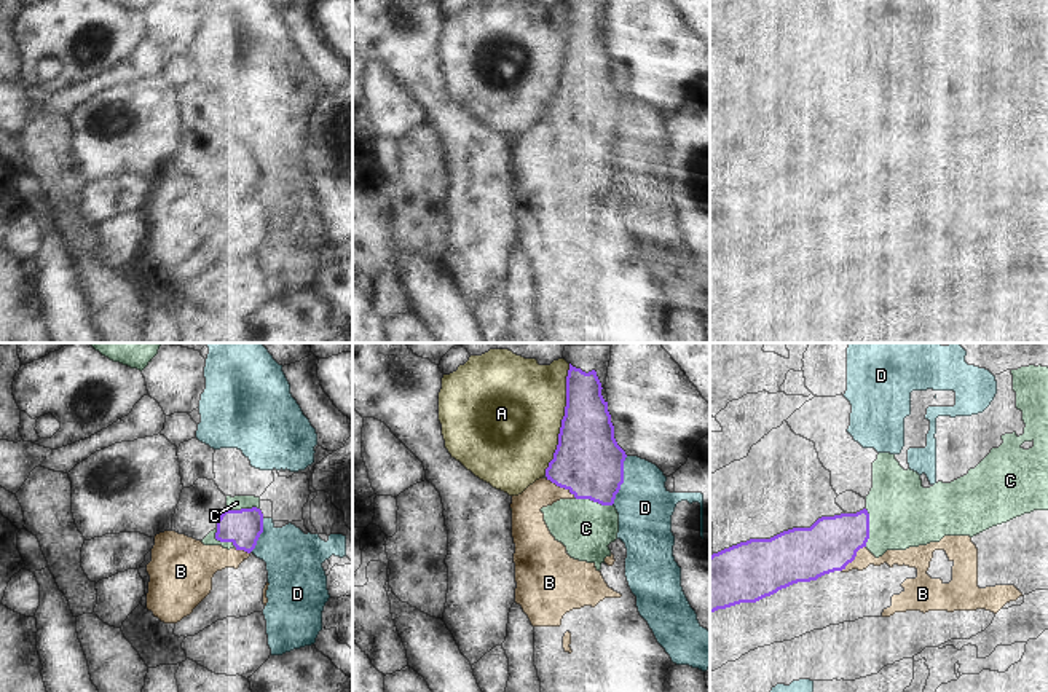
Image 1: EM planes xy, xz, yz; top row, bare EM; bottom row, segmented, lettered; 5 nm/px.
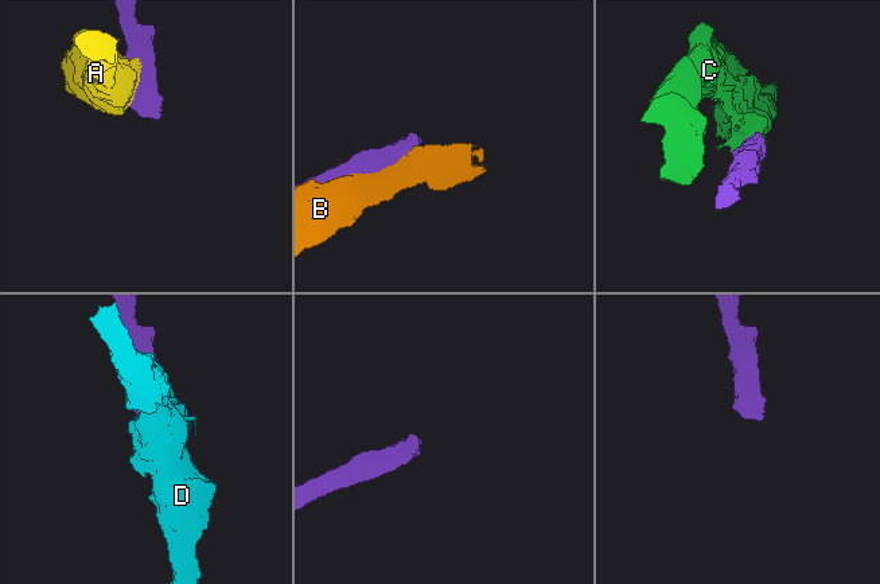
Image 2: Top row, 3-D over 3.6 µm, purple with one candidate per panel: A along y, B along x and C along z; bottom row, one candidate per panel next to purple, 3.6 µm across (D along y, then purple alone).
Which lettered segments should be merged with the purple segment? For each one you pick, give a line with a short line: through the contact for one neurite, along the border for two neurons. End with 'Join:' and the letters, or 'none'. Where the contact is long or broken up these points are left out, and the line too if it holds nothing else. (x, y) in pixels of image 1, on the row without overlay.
Join: none

